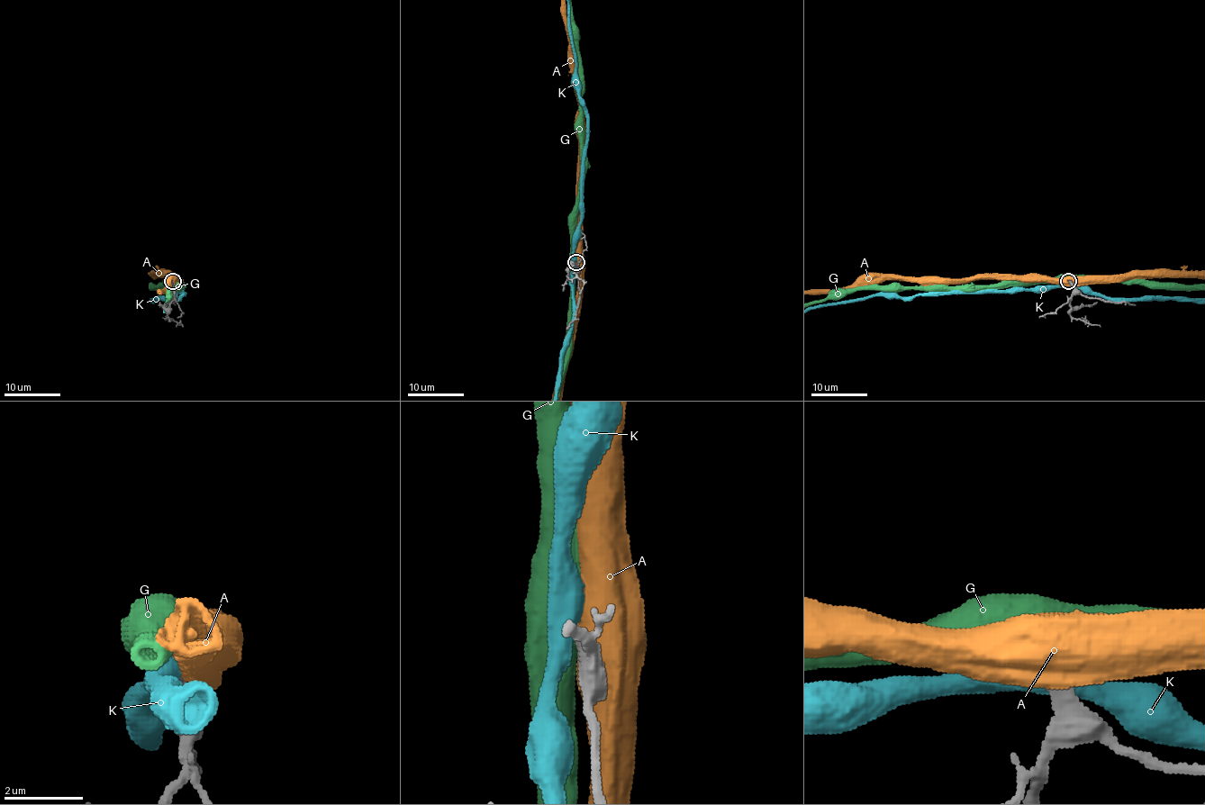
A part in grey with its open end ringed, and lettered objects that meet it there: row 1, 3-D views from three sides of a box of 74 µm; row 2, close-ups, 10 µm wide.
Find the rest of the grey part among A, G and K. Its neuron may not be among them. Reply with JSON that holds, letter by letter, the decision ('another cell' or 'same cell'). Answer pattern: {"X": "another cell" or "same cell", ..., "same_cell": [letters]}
{"A": "another cell", "G": "another cell", "K": "another cell", "same_cell": []}

